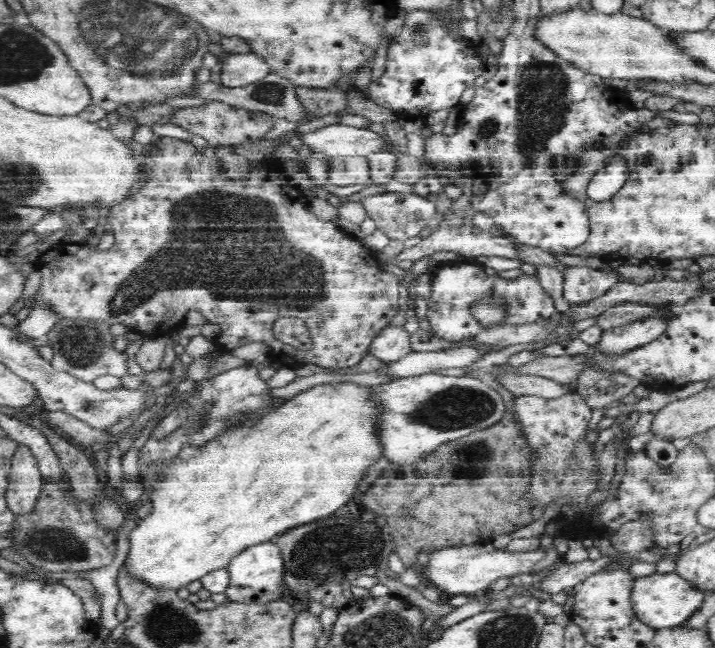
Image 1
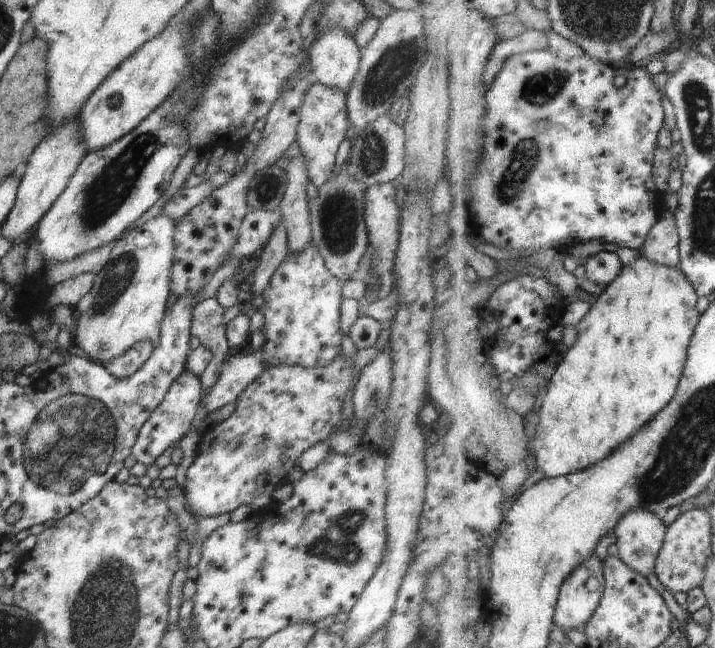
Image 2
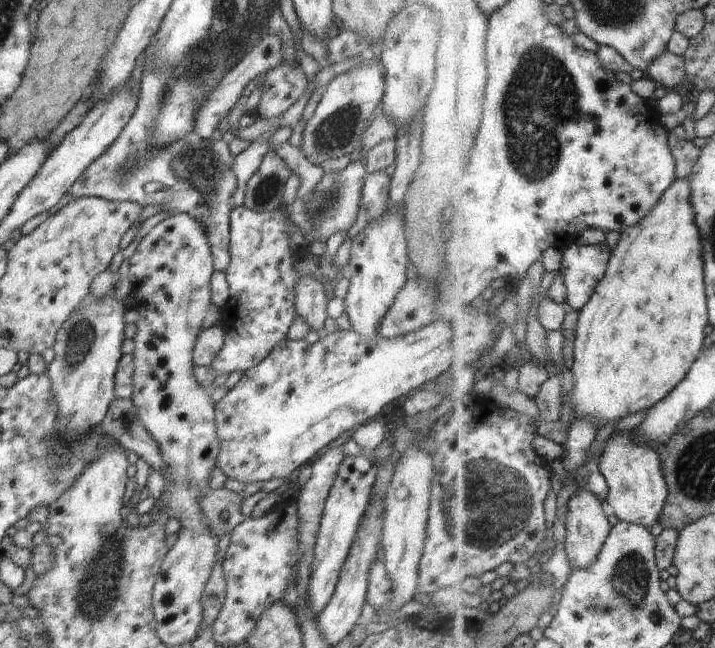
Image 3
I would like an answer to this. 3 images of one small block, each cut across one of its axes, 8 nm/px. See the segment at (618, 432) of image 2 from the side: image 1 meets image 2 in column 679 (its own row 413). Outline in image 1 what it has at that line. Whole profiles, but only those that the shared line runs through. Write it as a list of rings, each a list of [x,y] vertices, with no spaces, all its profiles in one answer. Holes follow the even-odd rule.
[[[341,382],[316,384],[307,390],[296,394],[292,399],[286,401],[280,408],[265,413],[260,418],[254,419],[247,425],[238,425],[218,431],[212,438],[199,445],[184,445],[178,456],[172,462],[169,478],[160,482],[158,492],[152,499],[152,512],[136,521],[132,532],[128,536],[130,552],[126,561],[130,565],[130,571],[134,575],[144,577],[146,581],[154,583],[156,586],[179,589],[196,579],[208,574],[211,570],[216,570],[221,566],[228,566],[229,562],[245,548],[274,540],[277,535],[281,535],[294,527],[305,525],[313,520],[322,518],[330,512],[336,512],[338,508],[346,506],[352,496],[358,492],[360,482],[368,476],[370,468],[376,466],[376,456],[384,456],[384,444],[382,444],[382,416],[386,416],[386,407],[380,397],[376,397],[378,385],[358,384],[358,382]]]

